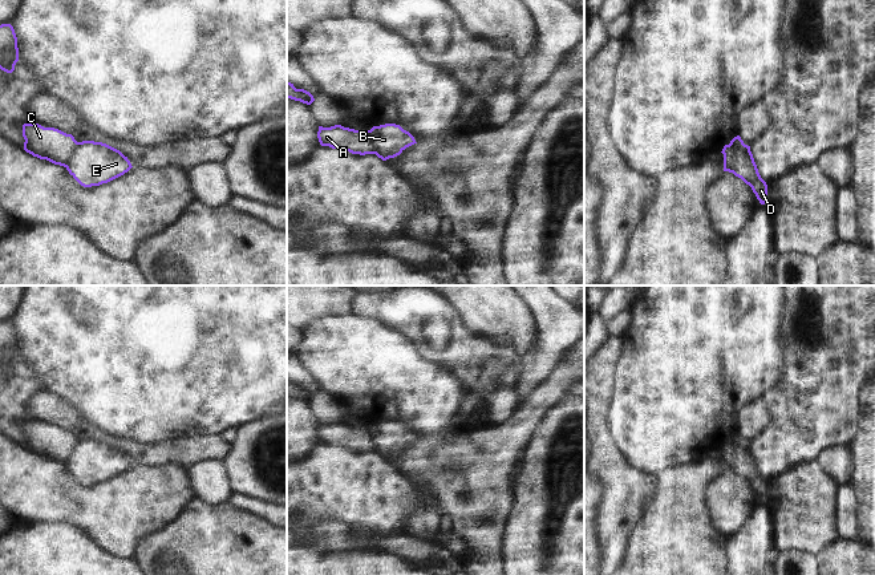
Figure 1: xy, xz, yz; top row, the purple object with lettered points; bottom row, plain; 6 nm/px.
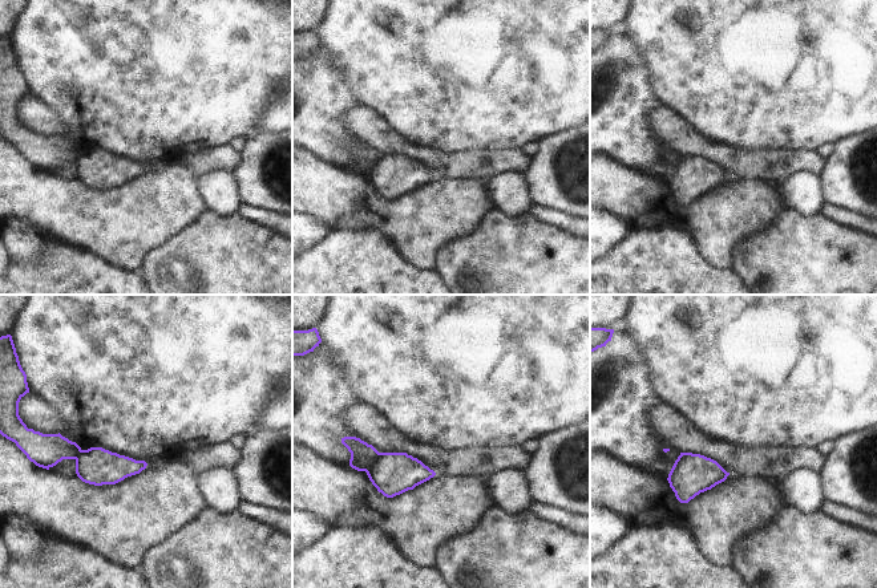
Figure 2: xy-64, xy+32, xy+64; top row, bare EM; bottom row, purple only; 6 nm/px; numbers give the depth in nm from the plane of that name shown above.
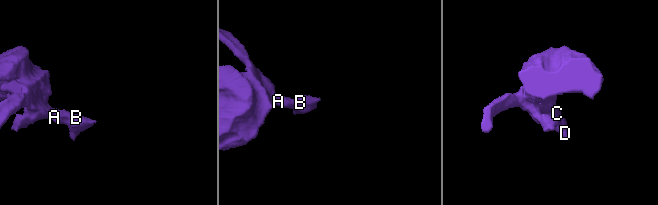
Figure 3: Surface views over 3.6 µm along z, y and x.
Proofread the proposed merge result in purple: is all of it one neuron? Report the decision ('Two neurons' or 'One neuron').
Two neurons

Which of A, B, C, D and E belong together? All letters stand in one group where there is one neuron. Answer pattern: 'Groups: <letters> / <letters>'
Groups: A C / B D E

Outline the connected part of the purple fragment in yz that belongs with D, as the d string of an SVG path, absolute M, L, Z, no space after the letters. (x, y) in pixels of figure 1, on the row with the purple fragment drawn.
M730 143L725 145L724 154L724 171L733 173L749 185L761 205L765 205L767 195L767 185L761 178L757 165L754 162L750 149L737 150Z

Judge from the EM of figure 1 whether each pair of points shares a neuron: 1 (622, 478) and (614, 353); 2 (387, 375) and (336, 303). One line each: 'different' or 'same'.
1: same
2: different

